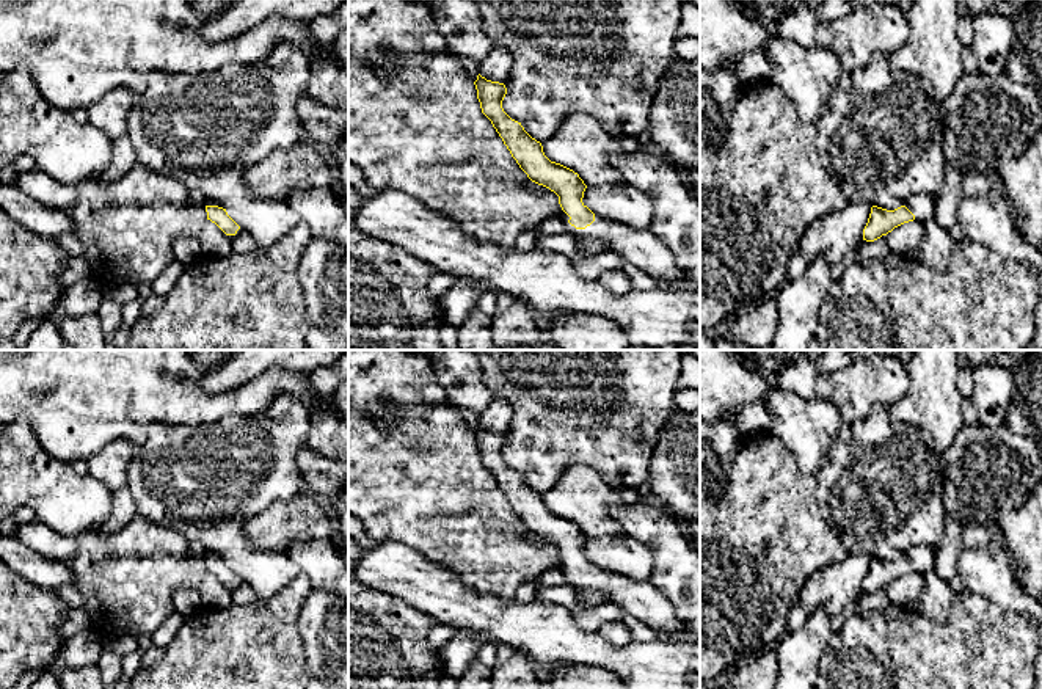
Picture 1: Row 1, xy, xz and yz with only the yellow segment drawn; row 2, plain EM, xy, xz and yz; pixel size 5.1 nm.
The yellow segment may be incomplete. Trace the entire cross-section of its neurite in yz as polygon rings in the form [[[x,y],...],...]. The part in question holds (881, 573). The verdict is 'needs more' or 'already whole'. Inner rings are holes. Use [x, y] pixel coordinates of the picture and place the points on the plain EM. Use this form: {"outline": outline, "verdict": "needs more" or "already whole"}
{"outline": [[[924,545],[910,548],[894,562],[873,557],[868,574],[863,581],[863,592],[874,593],[891,584],[894,579],[913,571],[924,574],[934,568],[934,560],[935,549]]], "verdict": "needs more"}

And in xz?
{"outline": [[[479,425],[474,436],[477,441],[477,450],[480,454],[482,465],[491,472],[493,479],[502,490],[504,496],[507,498],[519,519],[532,534],[549,540],[559,548],[559,556],[565,563],[560,571],[563,573],[570,585],[573,585],[574,589],[596,590],[604,593],[609,603],[621,607],[623,611],[643,622],[647,626],[650,626],[658,634],[658,639],[686,642],[679,637],[681,634],[686,634],[686,628],[675,615],[672,603],[650,581],[639,582],[631,578],[606,571],[601,567],[593,565],[582,554],[587,537],[579,529],[579,526],[560,515],[551,513],[545,507],[541,494],[532,490],[524,482],[521,474],[512,471],[504,463],[502,452],[507,446],[504,435],[486,432]]], "verdict": "needs more"}

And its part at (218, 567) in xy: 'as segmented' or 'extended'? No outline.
extended

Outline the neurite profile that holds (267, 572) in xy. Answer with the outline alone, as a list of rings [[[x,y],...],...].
[[[286,394],[256,416],[228,416],[206,425],[151,424],[146,443],[133,449],[127,488],[138,515],[198,541],[217,554],[260,598],[284,590],[301,571],[282,551],[265,549],[245,535],[243,526],[273,502],[306,491],[297,454],[306,446],[311,408]]]

